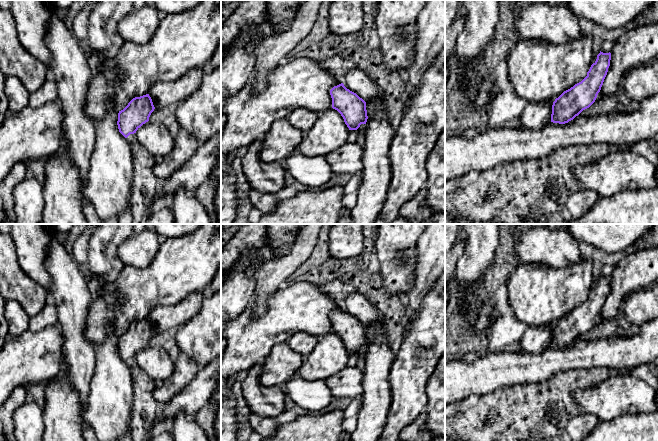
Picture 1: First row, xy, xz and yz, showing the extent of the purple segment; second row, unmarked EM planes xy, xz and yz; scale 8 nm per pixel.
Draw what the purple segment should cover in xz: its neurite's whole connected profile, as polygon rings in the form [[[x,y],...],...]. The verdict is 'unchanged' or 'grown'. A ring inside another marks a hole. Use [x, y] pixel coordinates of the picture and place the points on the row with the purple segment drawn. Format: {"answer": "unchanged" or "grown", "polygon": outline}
{"answer": "grown", "polygon": [[[356,65],[346,71],[343,82],[334,86],[330,95],[332,108],[341,114],[349,130],[357,130],[367,122],[366,103],[384,95],[384,91],[362,67]]]}

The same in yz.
{"answer": "grown", "polygon": [[[600,53],[587,76],[558,98],[549,102],[527,103],[520,116],[520,128],[539,130],[549,122],[565,124],[596,100],[610,66],[611,53]]]}

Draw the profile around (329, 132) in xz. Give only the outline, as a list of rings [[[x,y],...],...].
[[[332,108],[319,114],[297,151],[307,156],[326,156],[347,143],[349,132],[341,114]]]

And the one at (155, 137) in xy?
[[[149,120],[138,128],[135,134],[138,146],[145,148],[156,160],[161,160],[173,150],[174,138],[161,123]]]

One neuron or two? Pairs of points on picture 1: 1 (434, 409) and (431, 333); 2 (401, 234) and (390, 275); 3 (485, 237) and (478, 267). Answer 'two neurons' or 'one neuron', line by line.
1: two neurons
2: one neuron
3: one neuron

